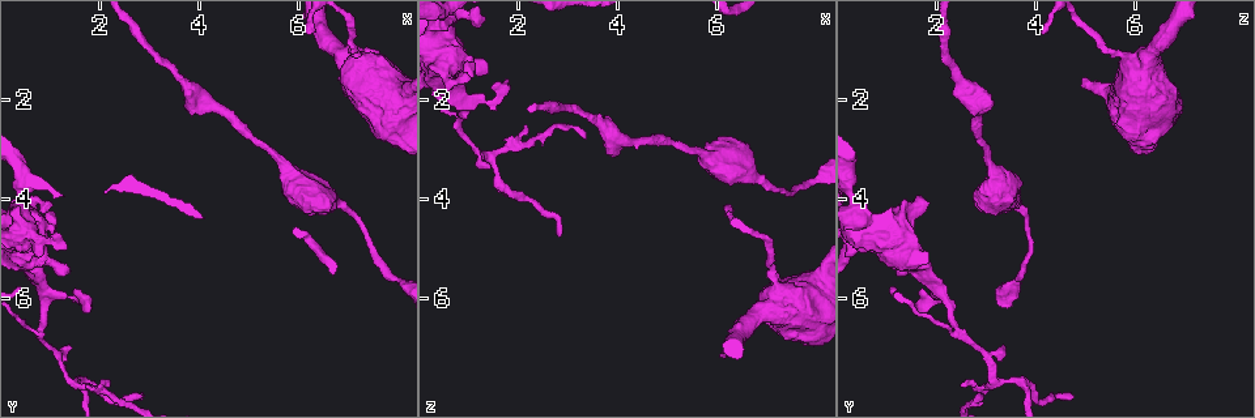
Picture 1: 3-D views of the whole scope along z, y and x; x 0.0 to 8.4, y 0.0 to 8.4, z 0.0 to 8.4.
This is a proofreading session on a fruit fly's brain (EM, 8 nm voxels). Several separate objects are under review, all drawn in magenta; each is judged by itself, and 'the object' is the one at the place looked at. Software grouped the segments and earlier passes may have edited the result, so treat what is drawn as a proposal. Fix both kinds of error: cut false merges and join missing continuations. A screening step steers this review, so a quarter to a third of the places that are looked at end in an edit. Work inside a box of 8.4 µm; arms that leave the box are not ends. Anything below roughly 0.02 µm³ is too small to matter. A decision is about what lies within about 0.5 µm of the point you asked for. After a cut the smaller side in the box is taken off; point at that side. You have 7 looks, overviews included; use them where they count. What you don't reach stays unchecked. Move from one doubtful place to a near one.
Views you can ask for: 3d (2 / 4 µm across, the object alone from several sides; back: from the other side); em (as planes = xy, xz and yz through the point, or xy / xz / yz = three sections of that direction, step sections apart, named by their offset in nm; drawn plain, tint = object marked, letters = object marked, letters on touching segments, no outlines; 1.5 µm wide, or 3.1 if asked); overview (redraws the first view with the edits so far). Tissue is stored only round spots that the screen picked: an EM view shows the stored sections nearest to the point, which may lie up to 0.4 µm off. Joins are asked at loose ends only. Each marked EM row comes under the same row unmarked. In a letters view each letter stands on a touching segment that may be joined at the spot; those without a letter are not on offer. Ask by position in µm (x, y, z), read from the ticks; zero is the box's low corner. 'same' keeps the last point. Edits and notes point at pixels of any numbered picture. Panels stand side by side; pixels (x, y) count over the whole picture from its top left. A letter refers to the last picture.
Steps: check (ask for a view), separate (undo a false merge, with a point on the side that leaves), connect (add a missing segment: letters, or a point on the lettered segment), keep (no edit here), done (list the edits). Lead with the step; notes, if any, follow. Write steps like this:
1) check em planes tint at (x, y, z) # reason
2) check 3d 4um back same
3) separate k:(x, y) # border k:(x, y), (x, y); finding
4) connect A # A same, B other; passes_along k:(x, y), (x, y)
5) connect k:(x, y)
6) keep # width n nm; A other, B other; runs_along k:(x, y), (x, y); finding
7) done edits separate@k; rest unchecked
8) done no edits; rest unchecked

check 3d 4um back at (2.90, 7.95, 4.80) # branch stops here

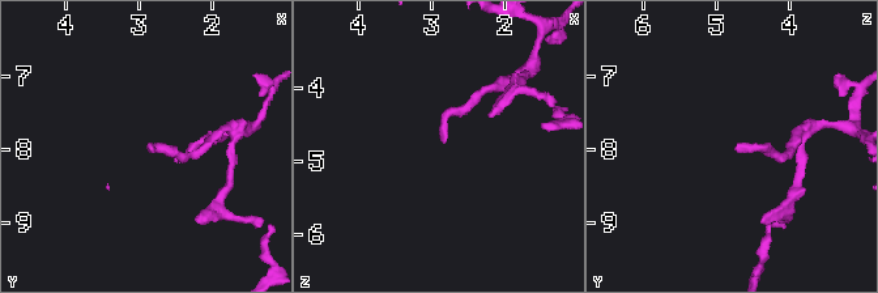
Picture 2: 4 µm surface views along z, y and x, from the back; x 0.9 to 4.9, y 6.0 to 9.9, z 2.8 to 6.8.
check em planes letters at (2.80, 7.95, 4.75)

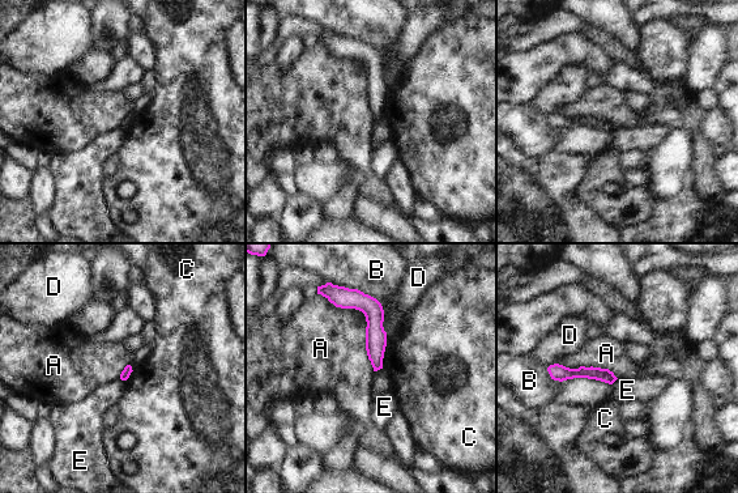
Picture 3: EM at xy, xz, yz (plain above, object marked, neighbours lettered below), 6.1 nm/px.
keep # longest_contact A 600 nm; A other, B other, C other, D other, E other; runs_along 3:(344, 296), (374, 315), (376, 366); none of them fits

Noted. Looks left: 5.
check em xz step 4 tint at (0.75, 6.70, 2.40)

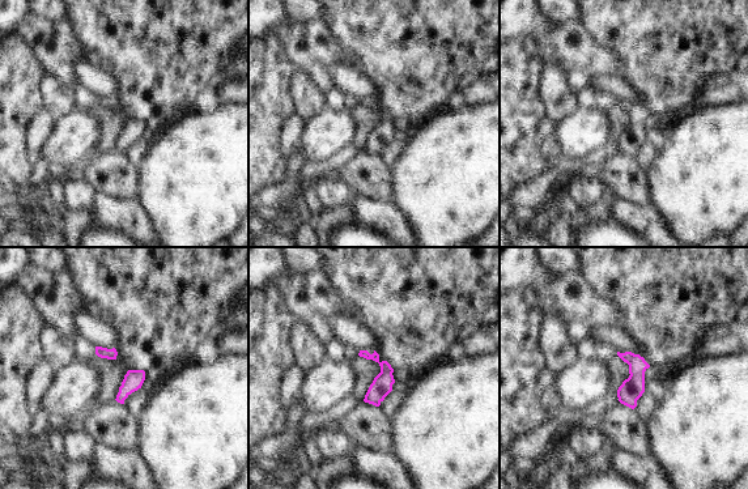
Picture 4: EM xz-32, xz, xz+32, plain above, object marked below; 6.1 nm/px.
check em planes tint same # another direction

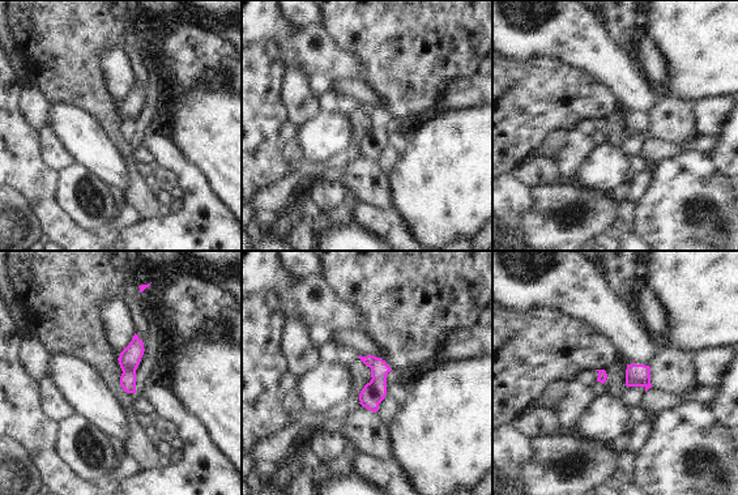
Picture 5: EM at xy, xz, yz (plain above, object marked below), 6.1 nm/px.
check em planes letters same # see the neighbours

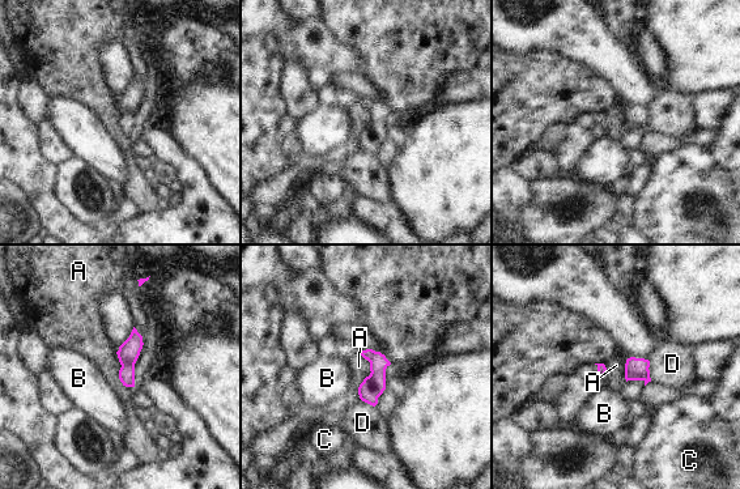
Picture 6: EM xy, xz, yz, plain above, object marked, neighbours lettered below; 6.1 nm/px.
keep # A other, B other, C other, D other; one cell here

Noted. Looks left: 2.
check em planes letters at (2.15, 7.75, 2.50) # an open end

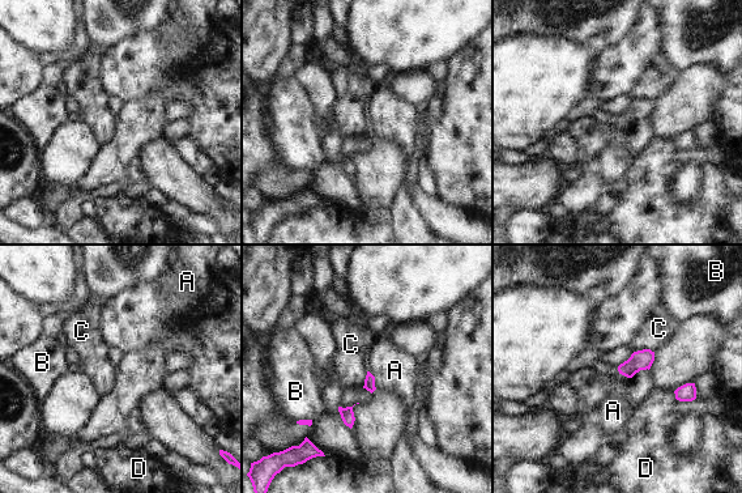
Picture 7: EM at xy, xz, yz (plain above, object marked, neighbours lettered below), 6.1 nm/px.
keep # A other, B other, C other, D other; border 7:(367, 370), (374, 377), (376, 389); no lettered segment goes on from it

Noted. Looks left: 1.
done no edits; rest unchecked

